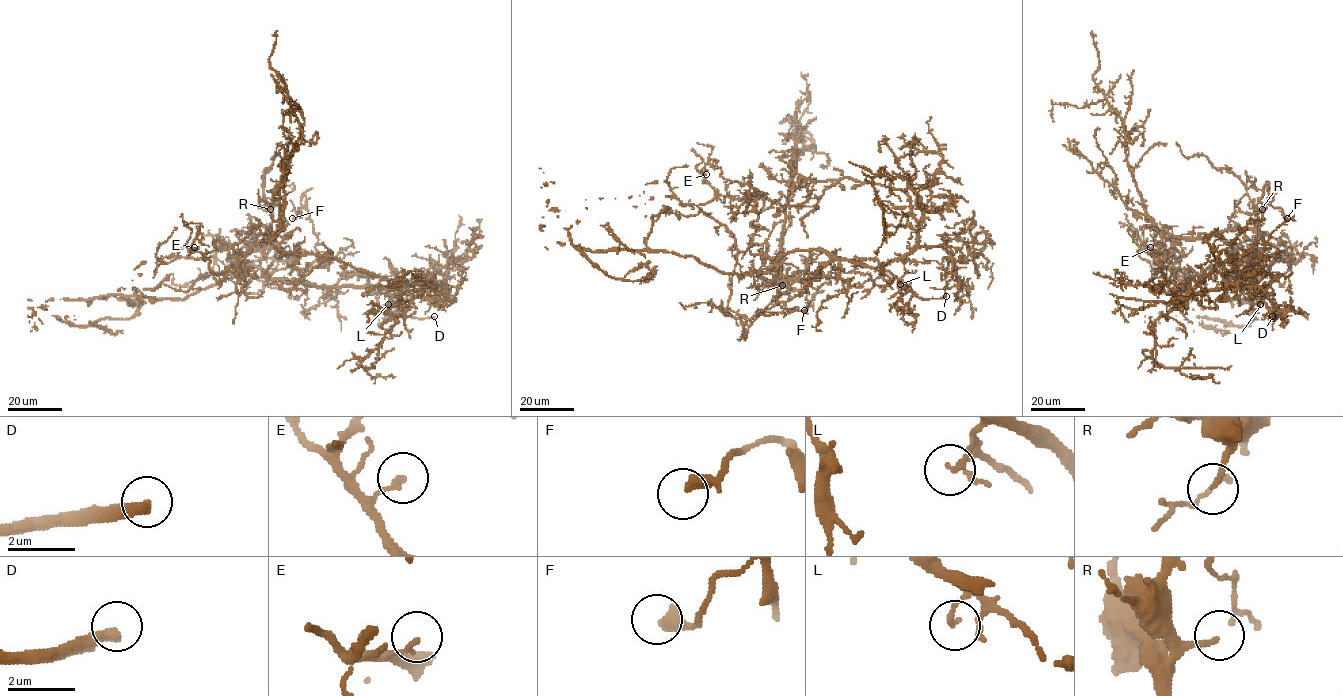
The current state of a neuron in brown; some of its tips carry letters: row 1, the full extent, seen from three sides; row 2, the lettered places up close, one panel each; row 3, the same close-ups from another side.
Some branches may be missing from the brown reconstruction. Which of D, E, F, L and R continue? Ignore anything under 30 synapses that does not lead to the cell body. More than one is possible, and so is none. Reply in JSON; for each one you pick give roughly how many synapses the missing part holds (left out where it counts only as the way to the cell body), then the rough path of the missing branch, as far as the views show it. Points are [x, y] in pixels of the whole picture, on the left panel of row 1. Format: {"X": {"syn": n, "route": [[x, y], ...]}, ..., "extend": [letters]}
{"D": {"route": [[434, 316], [444, 314], [480, 281], [502, 254]]}, "R": {"syn": 45, "route": [[270, 209], [263, 204], [270, 184]]}, "extend": ["D", "R"]}

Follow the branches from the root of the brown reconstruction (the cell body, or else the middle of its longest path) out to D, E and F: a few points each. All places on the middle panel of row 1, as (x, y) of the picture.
D: (782, 263), (777, 261), (785, 253), (819, 250), (835, 258), (883, 267), (919, 297), (946, 296)
E: (782, 263), (803, 271), (803, 277), (781, 276), (784, 209), (765, 196), (719, 195), (706, 174)
F: (782, 263), (803, 271), (806, 281), (829, 277), (812, 297), (812, 306), (804, 310)

